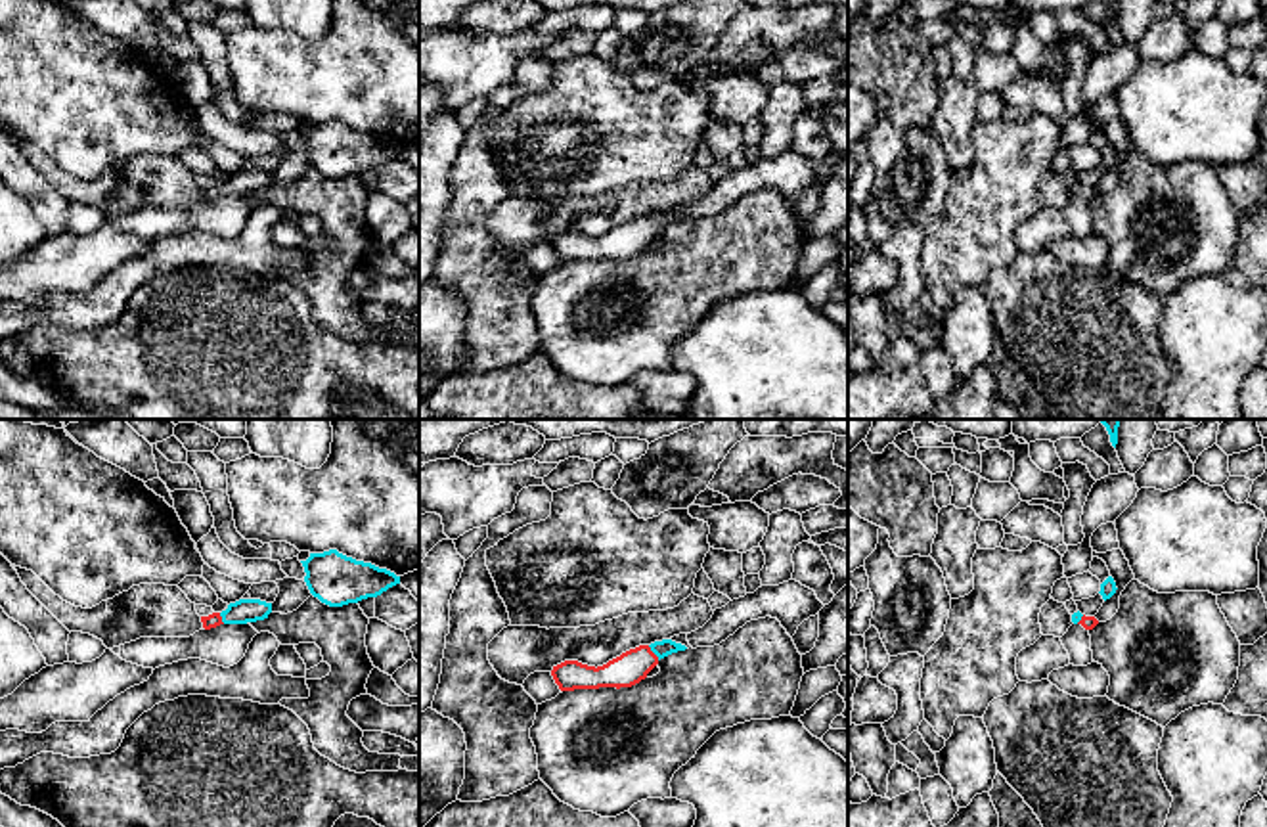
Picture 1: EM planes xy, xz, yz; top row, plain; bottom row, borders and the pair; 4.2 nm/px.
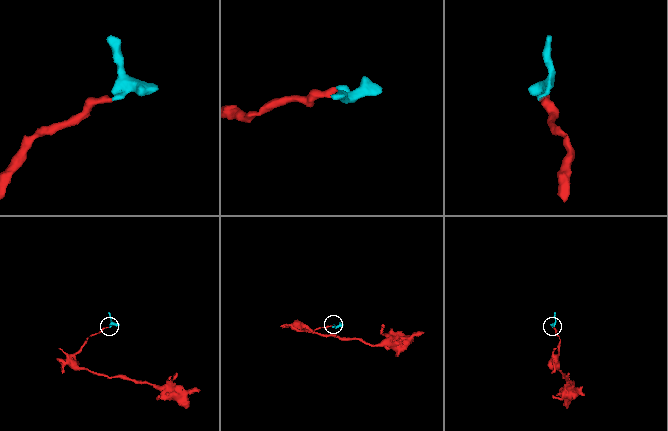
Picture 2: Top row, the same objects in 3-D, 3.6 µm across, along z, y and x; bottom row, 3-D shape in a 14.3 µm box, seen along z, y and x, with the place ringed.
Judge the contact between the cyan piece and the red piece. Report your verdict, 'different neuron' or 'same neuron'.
same neuron

